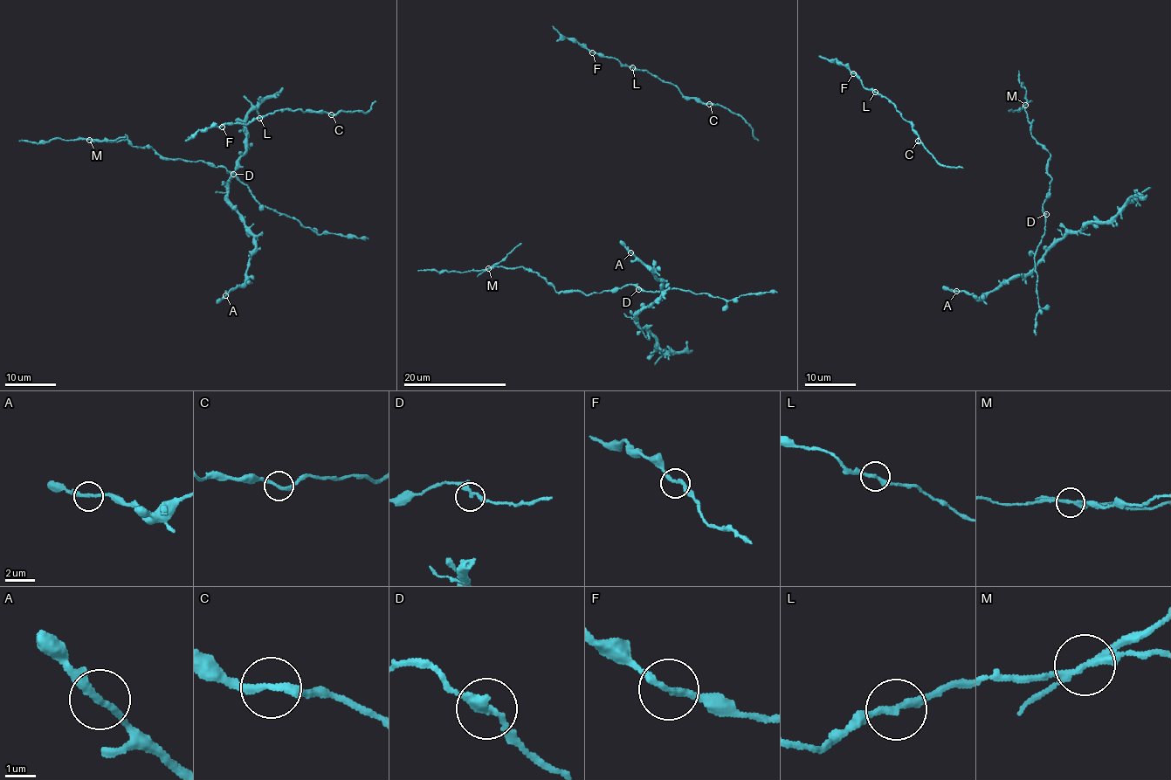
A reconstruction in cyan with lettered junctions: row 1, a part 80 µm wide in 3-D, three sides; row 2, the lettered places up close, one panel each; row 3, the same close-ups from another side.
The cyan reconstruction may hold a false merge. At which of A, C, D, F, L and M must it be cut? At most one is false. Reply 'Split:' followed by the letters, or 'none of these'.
Split: M

